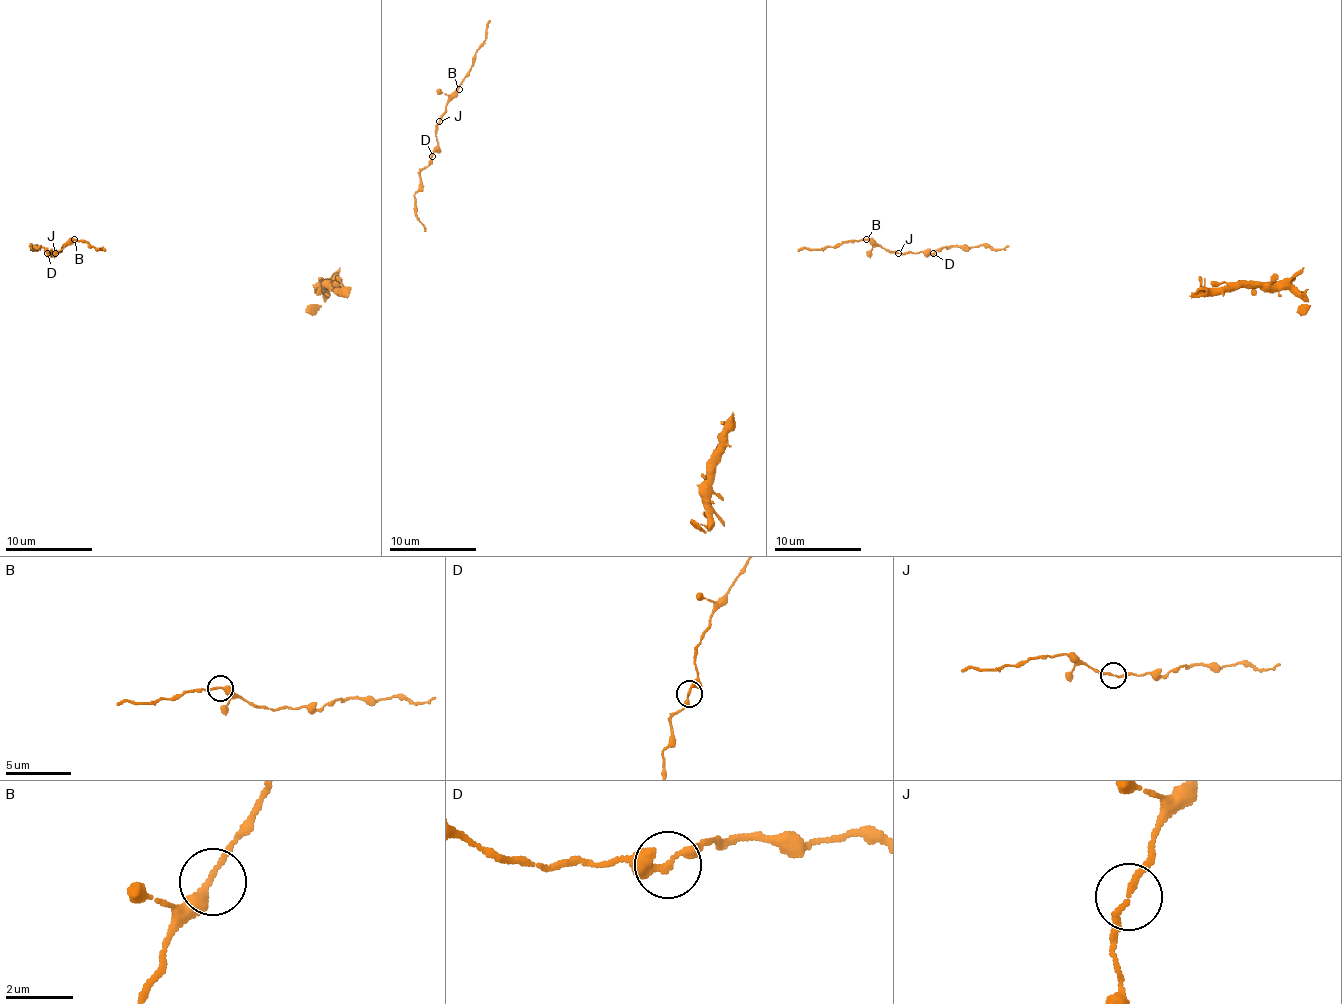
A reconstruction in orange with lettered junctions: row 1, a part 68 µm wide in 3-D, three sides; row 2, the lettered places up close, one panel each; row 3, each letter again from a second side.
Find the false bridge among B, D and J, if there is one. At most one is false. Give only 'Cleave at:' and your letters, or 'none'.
Cleave at: none

